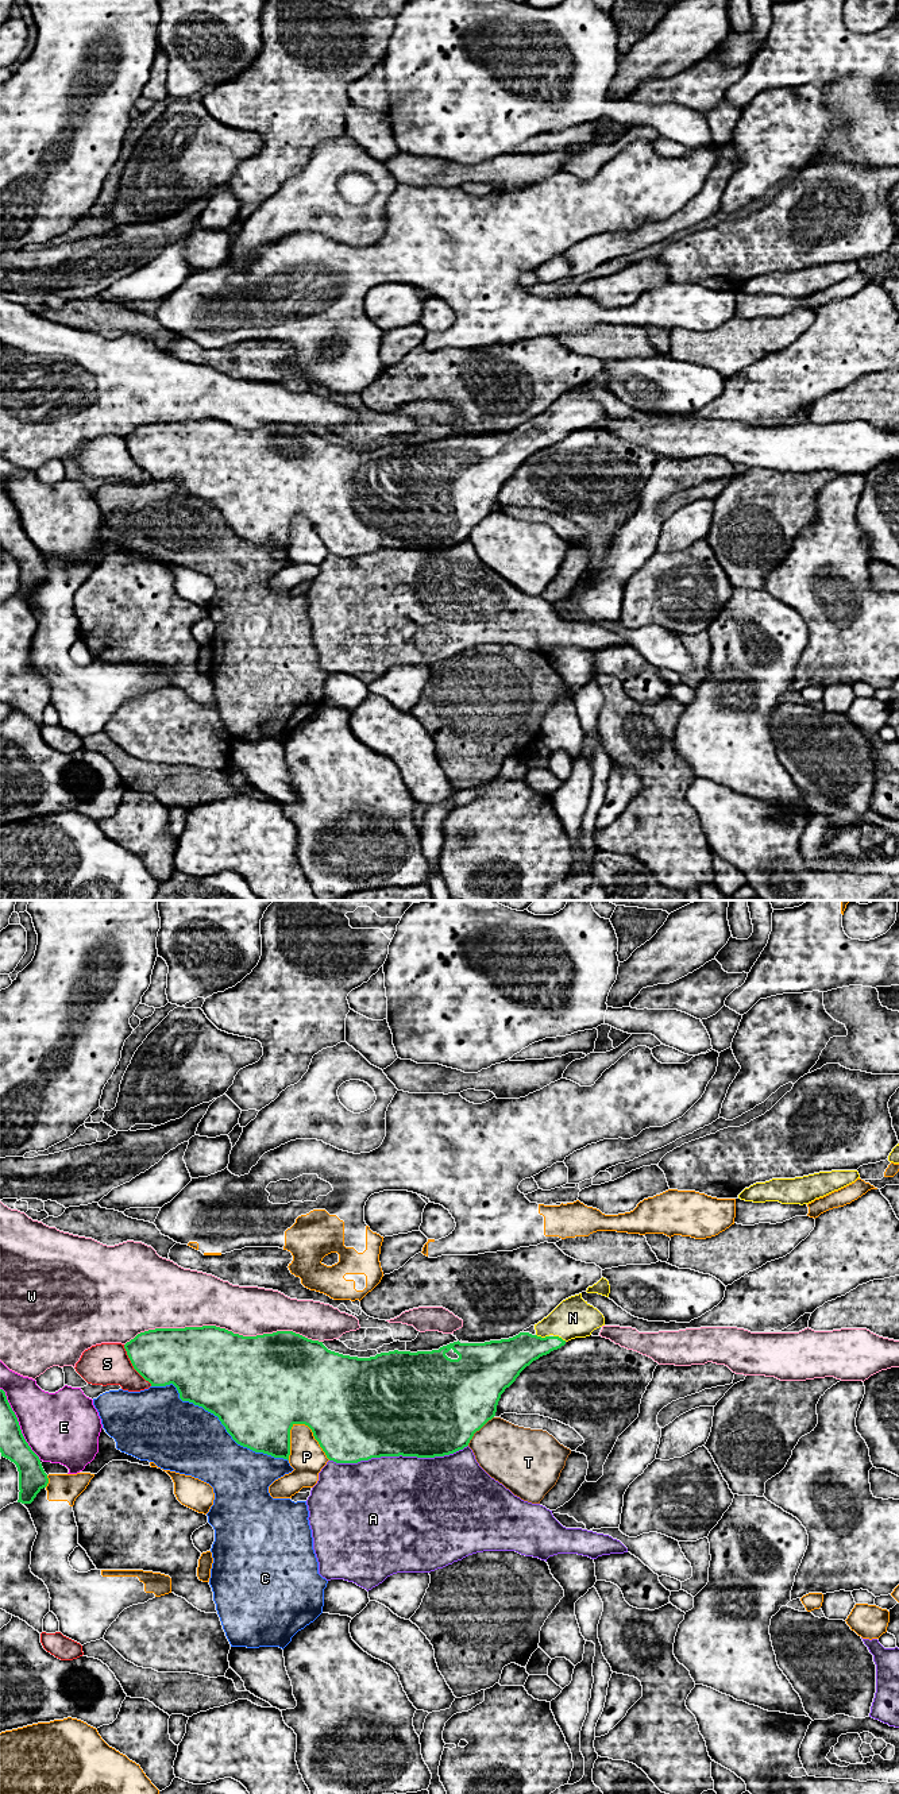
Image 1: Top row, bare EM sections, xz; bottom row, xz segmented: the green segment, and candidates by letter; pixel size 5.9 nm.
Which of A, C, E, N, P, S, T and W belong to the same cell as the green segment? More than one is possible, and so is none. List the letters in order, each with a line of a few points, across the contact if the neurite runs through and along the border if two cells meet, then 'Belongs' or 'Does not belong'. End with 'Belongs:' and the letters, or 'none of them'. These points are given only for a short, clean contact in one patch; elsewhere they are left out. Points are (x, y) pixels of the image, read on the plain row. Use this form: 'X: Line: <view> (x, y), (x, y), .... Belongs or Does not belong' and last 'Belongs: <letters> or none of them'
A: Does not belong
C: Does not belong
E: Does not belong
N: Line: xz (506, 451), (535, 439), (543, 431), (556, 416), (573, 411). Belongs
P: Does not belong
S: Does not belong
T: Does not belong
W: Does not belong
Belongs: N

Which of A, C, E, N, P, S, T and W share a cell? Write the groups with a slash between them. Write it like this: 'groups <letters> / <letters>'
groups A / C / E / N / P / S / T / W

